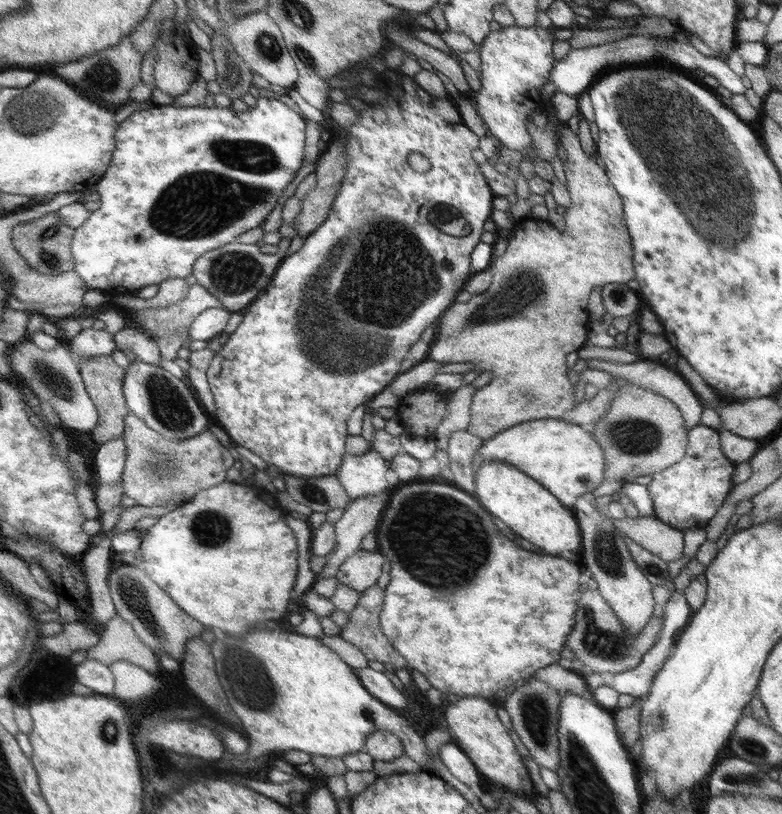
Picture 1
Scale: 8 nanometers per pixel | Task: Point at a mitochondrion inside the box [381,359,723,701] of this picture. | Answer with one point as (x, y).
(457, 572)

